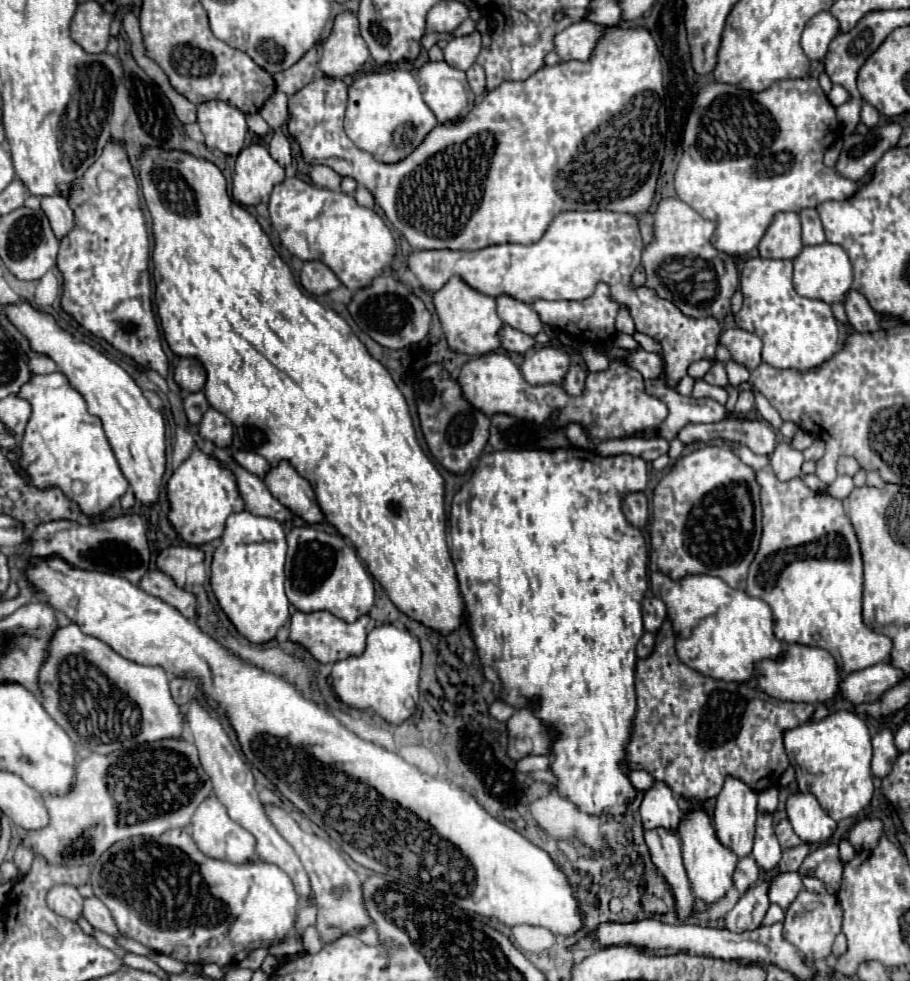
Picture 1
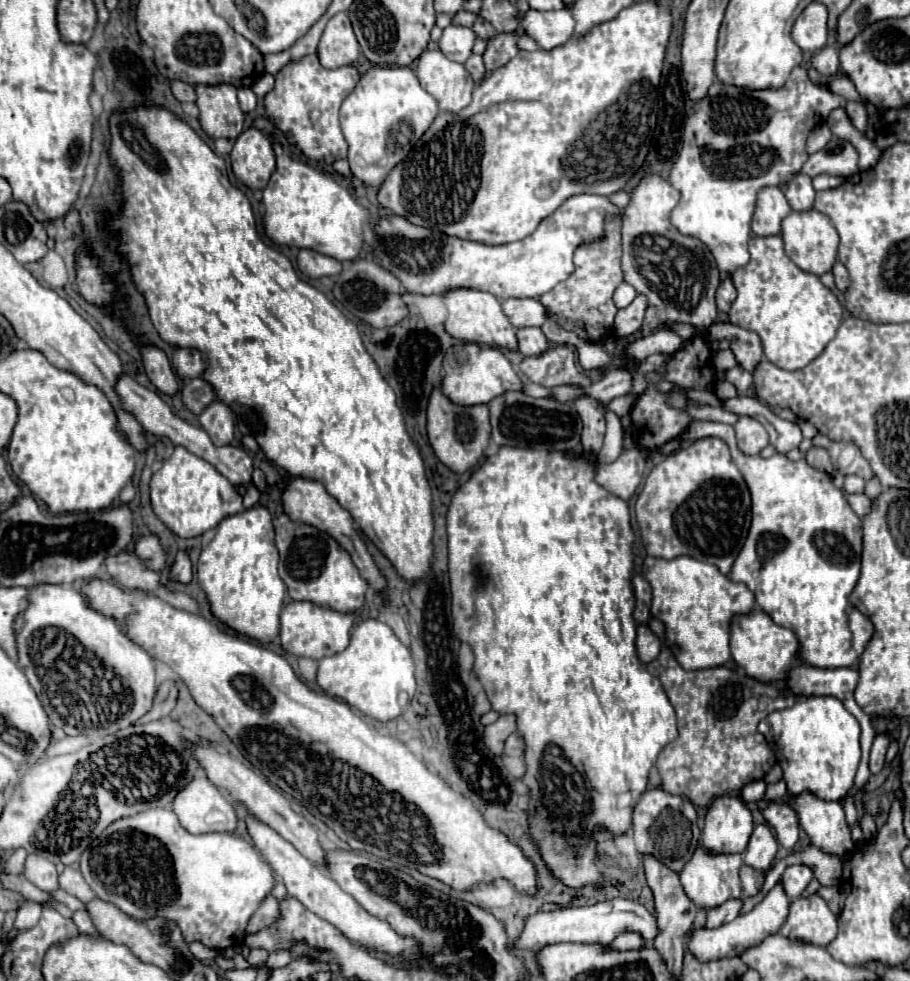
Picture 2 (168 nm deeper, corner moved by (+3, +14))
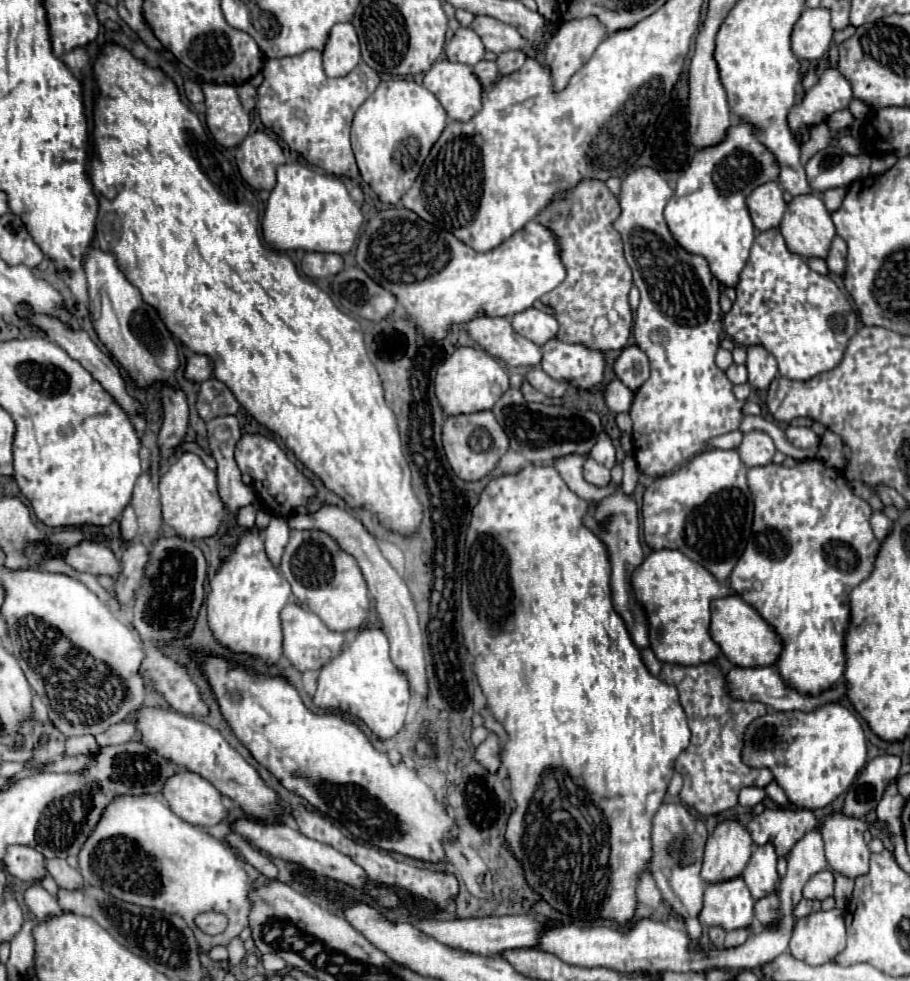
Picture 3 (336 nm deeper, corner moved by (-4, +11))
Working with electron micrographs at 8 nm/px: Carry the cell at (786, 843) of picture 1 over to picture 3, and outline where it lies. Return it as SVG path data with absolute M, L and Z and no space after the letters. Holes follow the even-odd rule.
M766 808L748 822L746 830L750 832L754 844L764 846L770 842L778 856L788 856L794 844L816 826L818 820L812 810Z

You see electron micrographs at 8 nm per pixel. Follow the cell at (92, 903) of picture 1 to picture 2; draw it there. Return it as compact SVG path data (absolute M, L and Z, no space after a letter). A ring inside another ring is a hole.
M65 867L65 871L59 875L59 885L63 891L67 891L69 895L75 895L83 903L97 899L93 889L87 885L87 881L83 881L83 875L71 867Z

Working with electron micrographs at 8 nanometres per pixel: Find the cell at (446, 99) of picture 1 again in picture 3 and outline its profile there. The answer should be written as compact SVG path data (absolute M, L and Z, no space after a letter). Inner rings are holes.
M438 60L424 74L424 88L444 106L448 118L468 122L482 108L482 86L466 64Z

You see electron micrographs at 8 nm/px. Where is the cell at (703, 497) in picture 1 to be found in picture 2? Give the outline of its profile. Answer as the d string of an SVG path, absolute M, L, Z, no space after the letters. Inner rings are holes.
M705 437L689 443L667 455L647 475L645 487L635 503L635 515L641 531L641 541L651 557L679 557L689 555L697 561L719 567L723 575L731 573L731 567L747 539L751 527L751 495L743 475L731 459L729 447L717 437Z

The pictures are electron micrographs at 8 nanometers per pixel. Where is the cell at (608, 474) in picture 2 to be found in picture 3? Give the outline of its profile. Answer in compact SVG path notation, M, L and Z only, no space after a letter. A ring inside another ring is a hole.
M592 458L584 460L584 480L588 480L594 486L608 486L610 484L610 470L602 468Z

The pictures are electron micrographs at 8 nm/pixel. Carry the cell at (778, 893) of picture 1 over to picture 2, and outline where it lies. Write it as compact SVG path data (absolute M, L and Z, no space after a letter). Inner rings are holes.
M791 865L785 869L783 877L781 877L781 885L785 889L785 895L789 899L795 899L803 893L803 889L807 887L807 883L811 881L813 871L807 865Z

